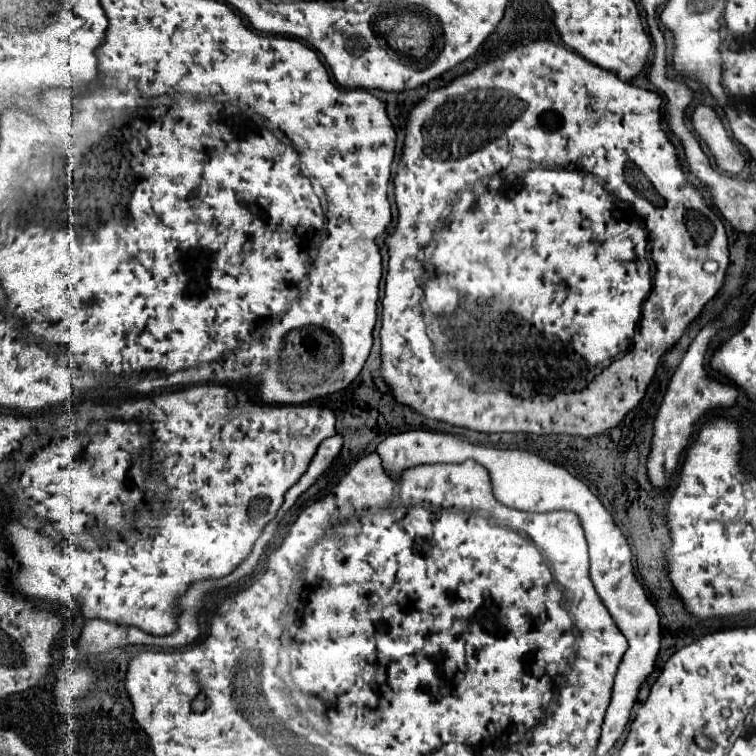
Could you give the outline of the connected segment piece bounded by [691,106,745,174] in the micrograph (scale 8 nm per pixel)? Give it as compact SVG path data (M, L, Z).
M697 106L691 120L693 120L693 126L699 132L699 136L711 148L711 152L717 160L717 166L729 174L739 174L745 166L745 158L741 154L739 144L725 130L717 112L711 106Z

